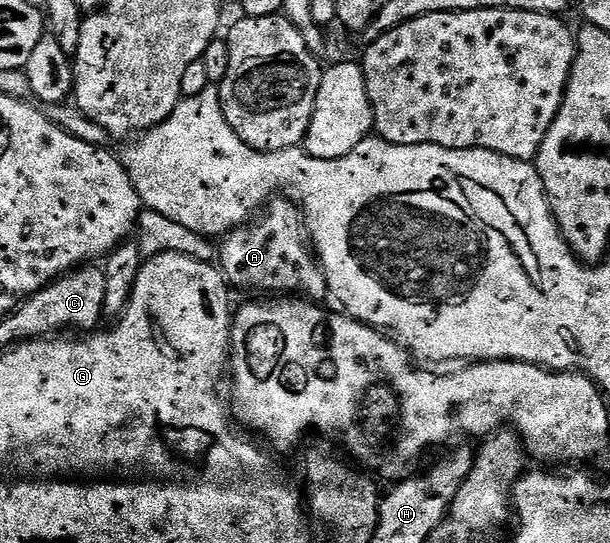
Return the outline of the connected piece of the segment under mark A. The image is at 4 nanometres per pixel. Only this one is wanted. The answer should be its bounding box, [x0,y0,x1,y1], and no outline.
[218,196,329,304]

